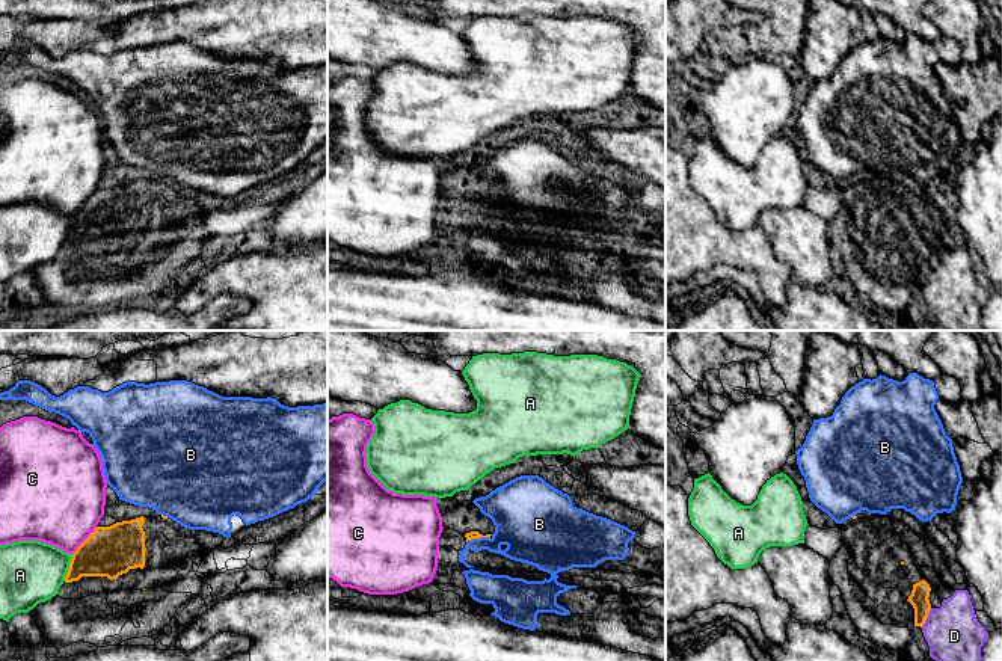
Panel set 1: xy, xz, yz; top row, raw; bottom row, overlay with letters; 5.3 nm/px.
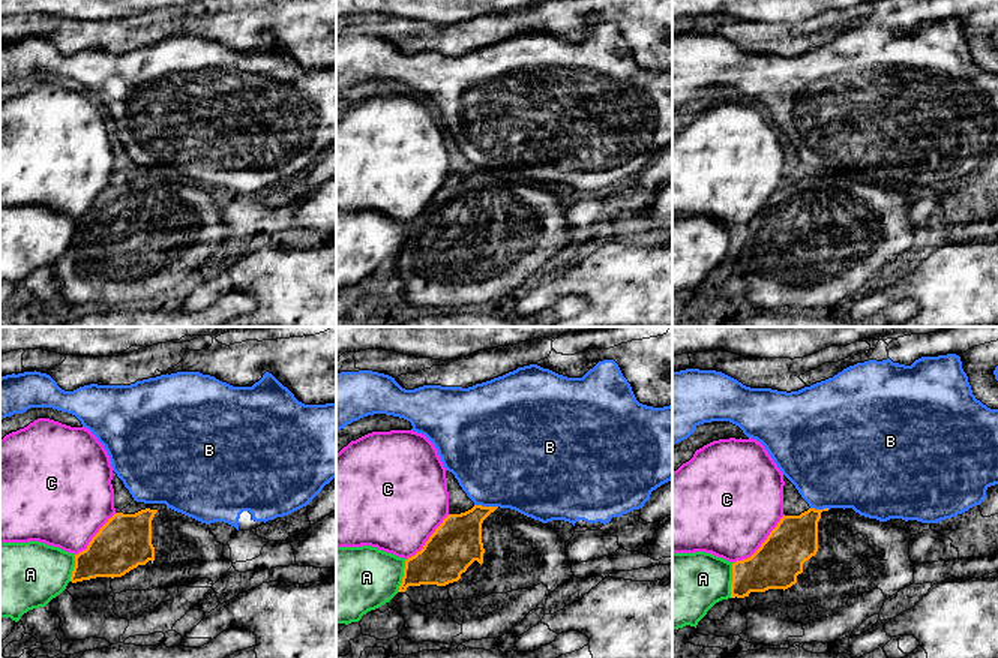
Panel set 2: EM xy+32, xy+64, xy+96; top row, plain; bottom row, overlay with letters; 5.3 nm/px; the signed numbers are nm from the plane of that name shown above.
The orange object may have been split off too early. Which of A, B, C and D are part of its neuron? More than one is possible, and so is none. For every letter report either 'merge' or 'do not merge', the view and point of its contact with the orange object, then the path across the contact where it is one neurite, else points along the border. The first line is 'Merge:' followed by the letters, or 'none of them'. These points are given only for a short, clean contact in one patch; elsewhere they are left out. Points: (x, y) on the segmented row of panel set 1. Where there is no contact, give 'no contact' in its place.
Merge: none of them
A: do not merge | xy (70, 568)
B: do not merge | xz (479, 538) | along xz (492, 534), (473, 538), (467, 542)
C: do not merge | xy (85, 541)
D: do not merge | yz (927, 616) | along yz (931, 608), (921, 627)

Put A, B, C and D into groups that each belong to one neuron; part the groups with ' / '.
A / B / C / D

